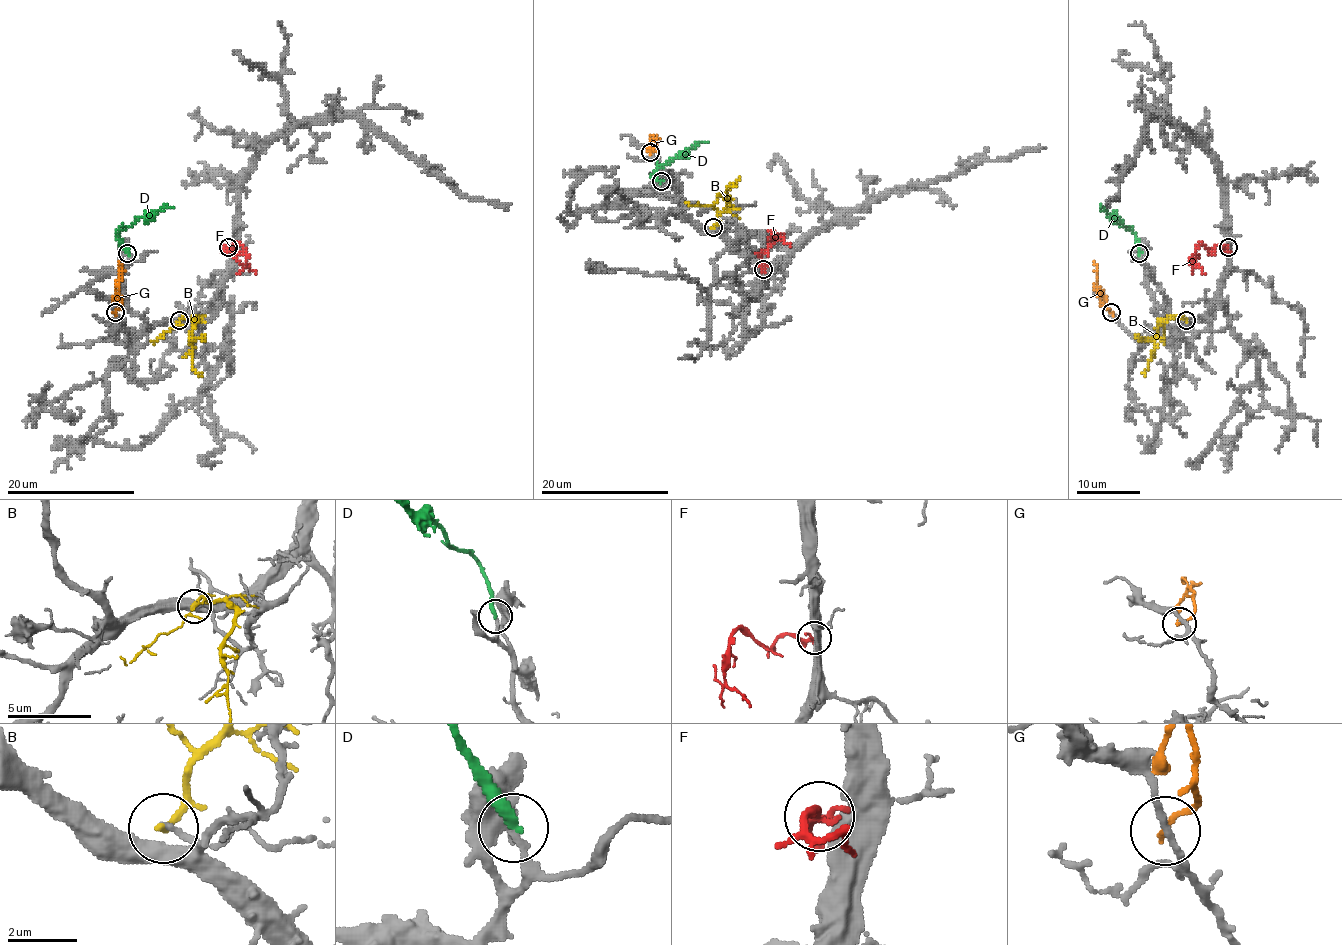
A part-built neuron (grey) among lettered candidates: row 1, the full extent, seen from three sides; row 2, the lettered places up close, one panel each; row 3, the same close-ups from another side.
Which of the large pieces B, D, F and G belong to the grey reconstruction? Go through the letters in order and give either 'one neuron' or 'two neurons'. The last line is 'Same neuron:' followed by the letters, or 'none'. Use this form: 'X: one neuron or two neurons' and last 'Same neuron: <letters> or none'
B: two neurons
D: one neuron
F: one neuron
G: two neurons
Same neuron: D, F

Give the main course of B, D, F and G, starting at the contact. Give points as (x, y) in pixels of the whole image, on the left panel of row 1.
B: (178, 321), (183, 318), (194, 322), (190, 337), (191, 361), (202, 375)
D: (127, 252), (116, 235), (121, 228), (142, 216), (172, 208)
F: (228, 248), (231, 251), (237, 244), (244, 248), (245, 265), (257, 273)
G: (115, 311), (121, 303), (118, 291), (119, 262)

